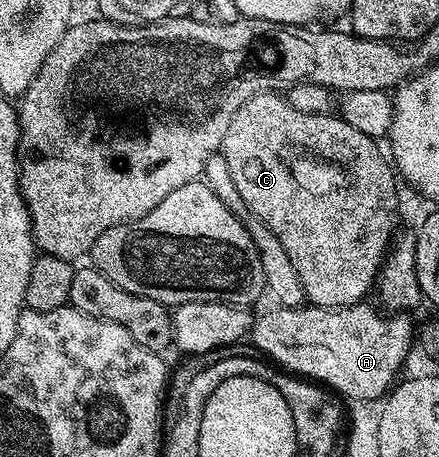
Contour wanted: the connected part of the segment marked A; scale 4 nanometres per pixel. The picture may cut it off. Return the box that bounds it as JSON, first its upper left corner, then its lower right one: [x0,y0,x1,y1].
[249,303,413,402]

